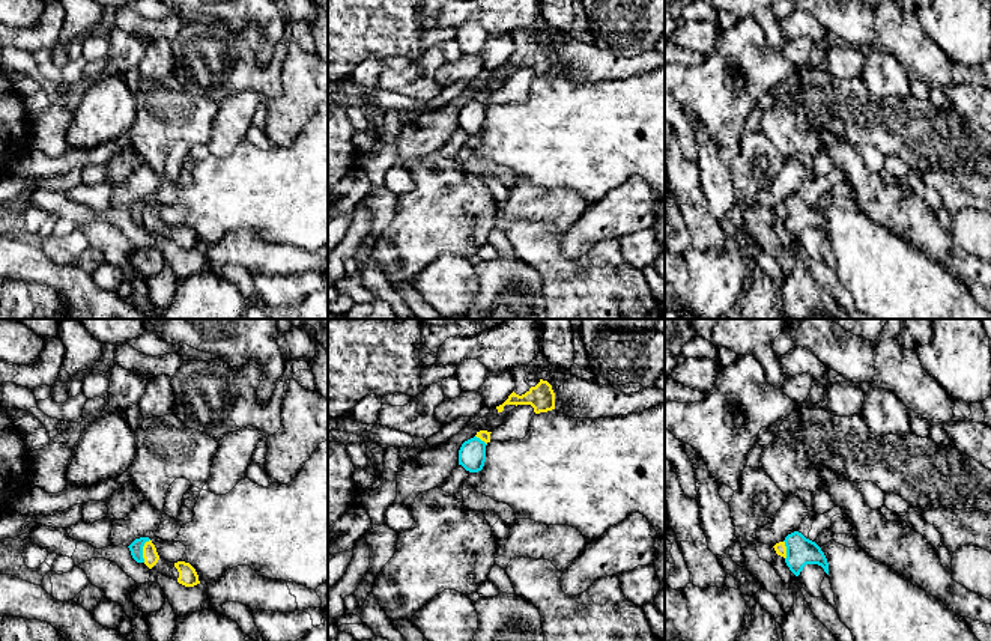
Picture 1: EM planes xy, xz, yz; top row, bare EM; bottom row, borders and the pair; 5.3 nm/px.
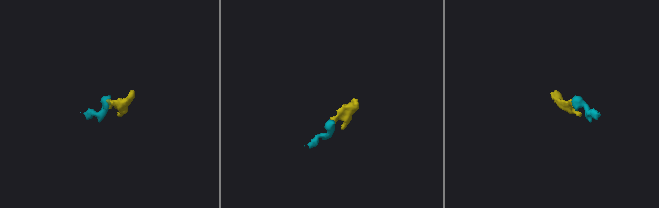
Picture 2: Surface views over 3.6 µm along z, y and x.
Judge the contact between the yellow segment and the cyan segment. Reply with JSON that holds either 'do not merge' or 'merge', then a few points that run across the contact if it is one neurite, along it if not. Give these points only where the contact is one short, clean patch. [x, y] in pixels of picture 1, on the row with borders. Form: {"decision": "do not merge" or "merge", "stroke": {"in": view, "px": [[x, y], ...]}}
{"decision": "do not merge", "stroke": {"in": "xy", "px": [[149, 539], [143, 546], [143, 562]]}}

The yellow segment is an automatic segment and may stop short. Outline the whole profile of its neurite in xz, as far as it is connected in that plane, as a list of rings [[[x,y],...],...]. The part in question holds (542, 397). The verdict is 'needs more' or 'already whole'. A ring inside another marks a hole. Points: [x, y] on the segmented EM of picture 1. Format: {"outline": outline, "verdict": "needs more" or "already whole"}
{"outline": [[[540,351],[528,366],[517,366],[510,369],[516,387],[508,399],[496,406],[498,412],[504,411],[505,405],[531,405],[535,414],[555,409],[555,393],[547,381],[537,375],[552,370],[552,364]]], "verdict": "needs more"}

